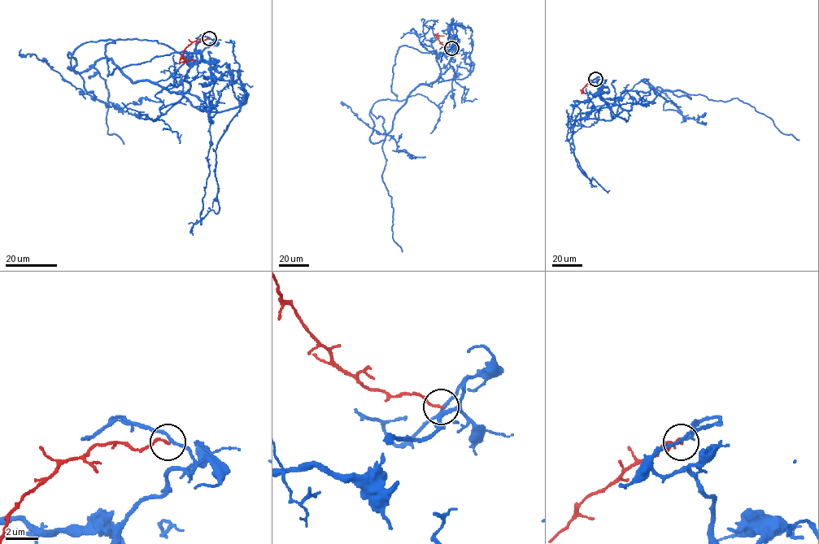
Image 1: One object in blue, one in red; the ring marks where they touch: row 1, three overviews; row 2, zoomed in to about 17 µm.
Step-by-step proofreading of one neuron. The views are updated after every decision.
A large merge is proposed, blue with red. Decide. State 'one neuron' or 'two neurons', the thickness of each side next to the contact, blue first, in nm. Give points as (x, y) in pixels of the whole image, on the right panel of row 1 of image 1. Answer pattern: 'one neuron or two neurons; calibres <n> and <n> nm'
two neurons; calibres 170 and 150 nm

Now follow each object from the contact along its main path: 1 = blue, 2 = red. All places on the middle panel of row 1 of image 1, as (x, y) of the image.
1: (451, 48), (437, 54), (437, 79), (417, 85), (398, 110), (382, 146), (394, 240), (402, 251)
2: (451, 48), (445, 46), (436, 35), (444, 36)

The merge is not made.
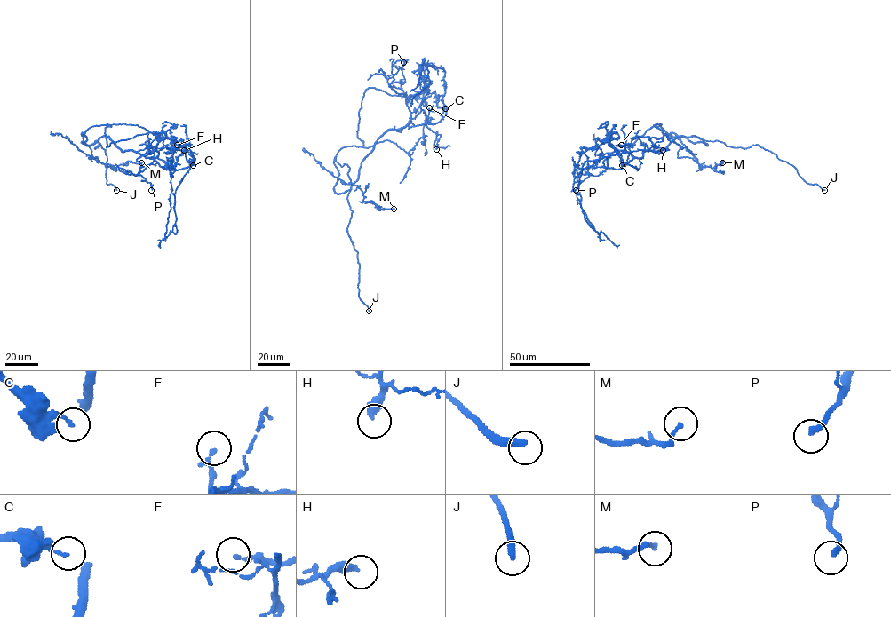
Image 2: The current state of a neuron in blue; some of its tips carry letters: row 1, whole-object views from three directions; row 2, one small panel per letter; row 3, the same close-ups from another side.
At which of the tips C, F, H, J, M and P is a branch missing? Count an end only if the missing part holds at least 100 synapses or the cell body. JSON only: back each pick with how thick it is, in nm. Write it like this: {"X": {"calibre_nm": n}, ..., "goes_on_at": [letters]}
{"J": {"calibre_nm": 320}, "goes_on_at": ["J"]}

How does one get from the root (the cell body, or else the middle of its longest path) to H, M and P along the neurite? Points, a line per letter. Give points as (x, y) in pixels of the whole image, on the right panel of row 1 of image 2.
H: (650, 151), (646, 150), (641, 158), (634, 158), (624, 166), (633, 151), (663, 150)
M: (650, 151), (696, 136), (707, 145), (670, 134), (678, 157), (712, 168), (722, 162)
P: (650, 151), (644, 152), (641, 158), (614, 151), (608, 155), (607, 168), (597, 176), (590, 175), (576, 190)

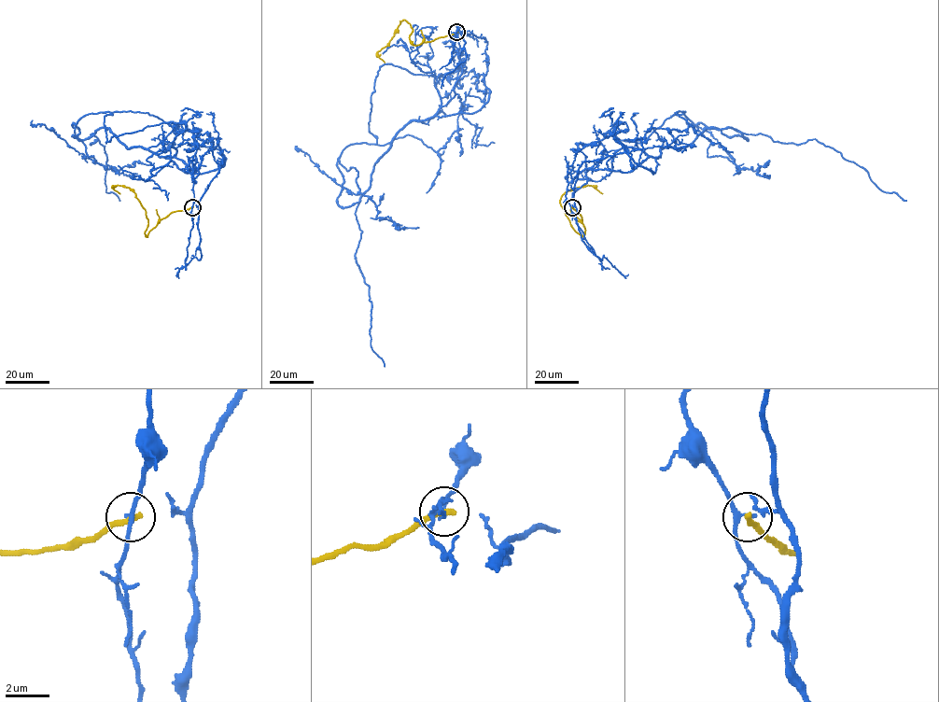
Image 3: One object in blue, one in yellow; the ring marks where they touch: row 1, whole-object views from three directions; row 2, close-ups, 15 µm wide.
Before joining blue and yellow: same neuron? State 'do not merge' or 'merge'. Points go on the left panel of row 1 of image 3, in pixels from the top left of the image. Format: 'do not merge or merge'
do not merge

